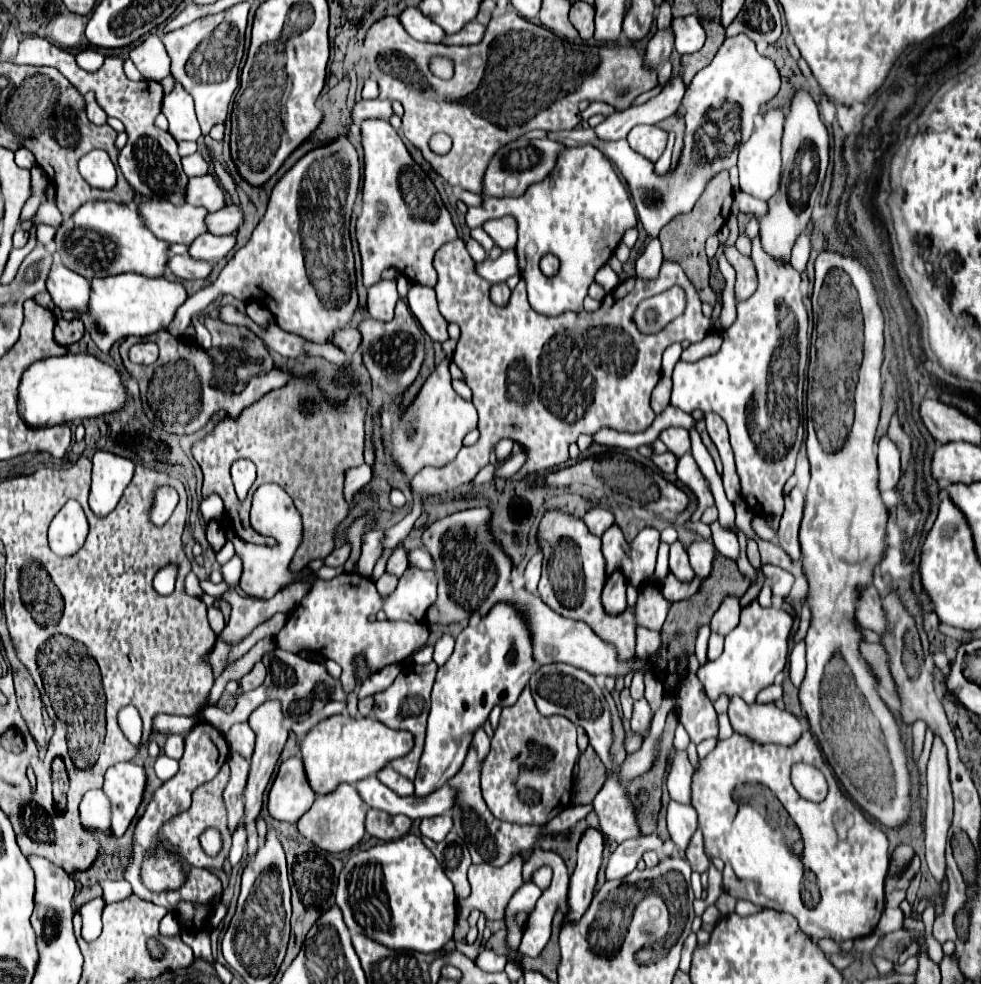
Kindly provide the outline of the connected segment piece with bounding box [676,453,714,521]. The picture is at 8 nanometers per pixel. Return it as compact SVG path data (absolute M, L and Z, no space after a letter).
M686 453L686 455L682 455L682 457L678 459L676 475L678 475L678 479L680 479L680 481L694 493L694 497L696 497L696 511L692 513L690 521L700 521L702 511L704 511L708 505L714 505L714 497L712 497L712 493L708 491L706 479L704 479L704 475L700 473L700 469L698 469L698 465L696 465L696 461L694 461L694 457L692 457L690 453Z

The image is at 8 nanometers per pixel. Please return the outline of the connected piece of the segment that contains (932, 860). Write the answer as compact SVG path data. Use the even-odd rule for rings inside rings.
M934 737L934 745L932 745L932 753L930 753L930 761L928 761L928 807L926 807L926 861L928 861L928 869L934 875L934 879L938 883L942 883L944 875L946 875L946 835L948 835L948 827L952 821L952 791L950 791L950 783L948 783L948 761L946 761L946 747L942 743L940 737Z

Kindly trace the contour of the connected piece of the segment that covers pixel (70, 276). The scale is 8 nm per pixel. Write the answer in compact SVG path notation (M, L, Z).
M60 261L52 263L48 273L46 291L60 309L86 309L90 299L90 285L84 277L74 271L68 271Z

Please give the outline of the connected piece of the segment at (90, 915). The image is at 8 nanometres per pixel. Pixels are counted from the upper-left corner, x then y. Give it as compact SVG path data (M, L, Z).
M96 897L96 899L84 903L82 907L76 909L76 913L82 915L82 937L86 941L97 939L100 931L102 931L102 921L100 921L102 907L104 907L104 899L102 897Z

